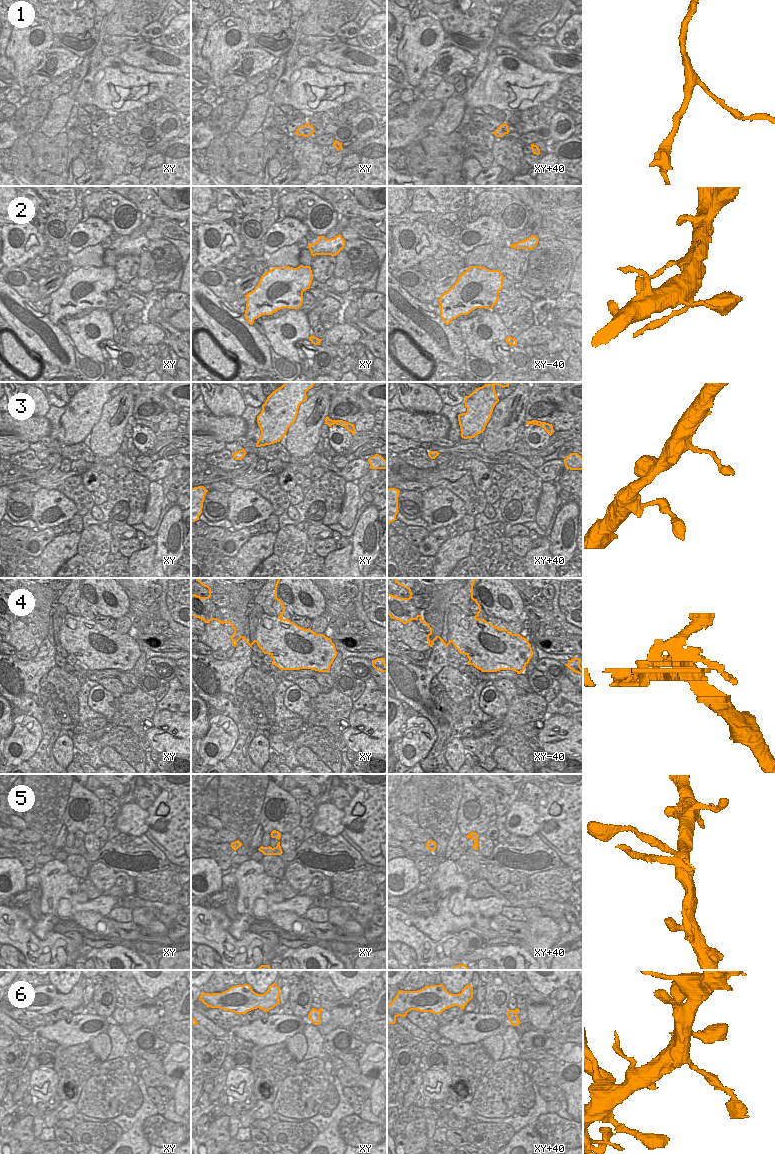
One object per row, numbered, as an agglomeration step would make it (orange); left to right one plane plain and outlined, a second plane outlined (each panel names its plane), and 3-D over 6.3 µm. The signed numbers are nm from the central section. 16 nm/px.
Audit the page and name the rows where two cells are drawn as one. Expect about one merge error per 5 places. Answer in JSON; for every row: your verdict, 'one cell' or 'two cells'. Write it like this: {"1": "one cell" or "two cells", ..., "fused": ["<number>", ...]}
{"1": "two cells", "2": "one cell", "3": "one cell", "4": "two cells", "5": "two cells", "6": "one cell", "fused": ["1", "4", "5"]}

